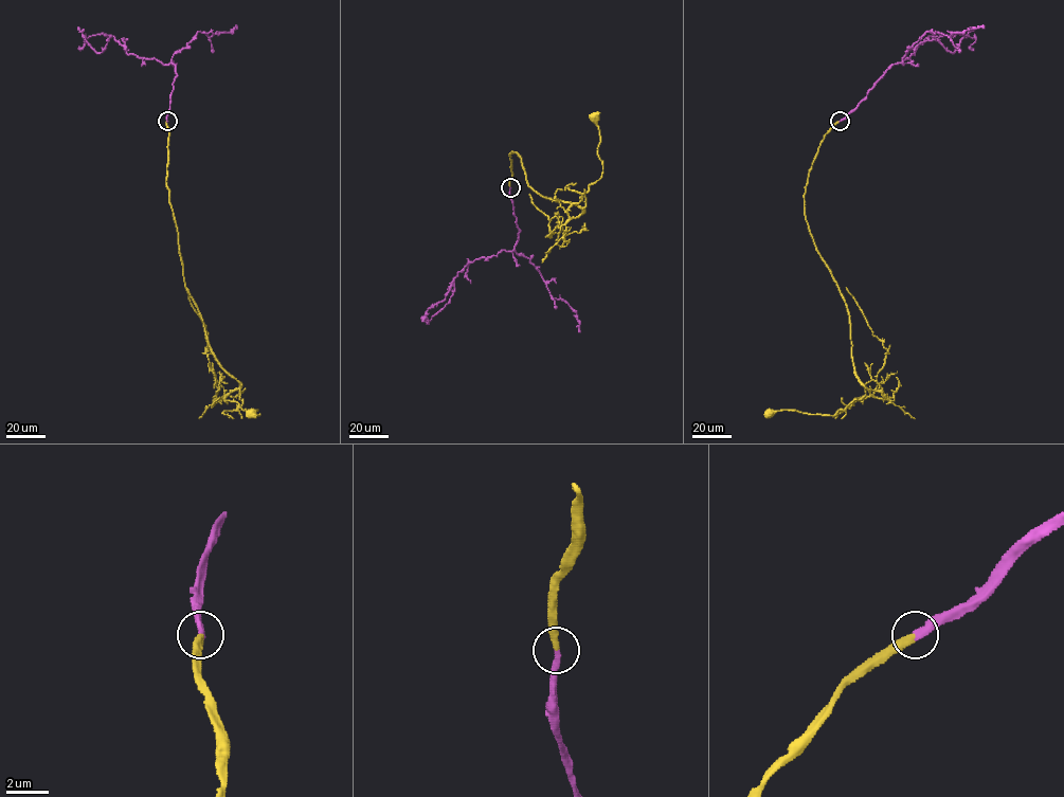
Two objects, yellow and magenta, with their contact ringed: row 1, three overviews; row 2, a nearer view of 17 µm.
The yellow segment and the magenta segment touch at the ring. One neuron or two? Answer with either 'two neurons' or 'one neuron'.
one neuron

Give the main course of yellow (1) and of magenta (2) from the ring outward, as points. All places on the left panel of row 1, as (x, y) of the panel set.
1: (167, 121), (166, 183), (184, 283), (215, 359), (240, 384), (241, 408), (260, 414), (250, 413)
2: (167, 121), (176, 75), (174, 64), (128, 54), (112, 36), (101, 33), (85, 38), (79, 50)

